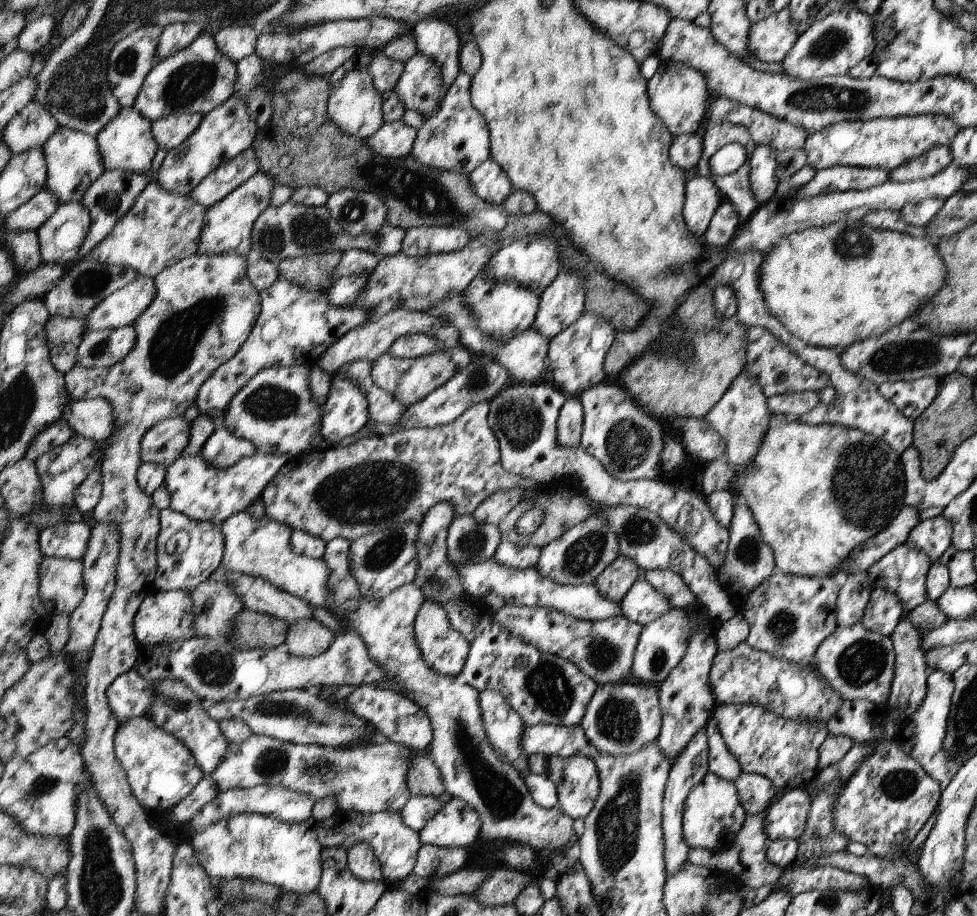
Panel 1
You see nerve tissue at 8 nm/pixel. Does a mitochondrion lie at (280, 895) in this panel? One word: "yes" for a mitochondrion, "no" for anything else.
no

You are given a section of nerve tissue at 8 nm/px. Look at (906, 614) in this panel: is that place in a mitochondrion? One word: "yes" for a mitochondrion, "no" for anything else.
no

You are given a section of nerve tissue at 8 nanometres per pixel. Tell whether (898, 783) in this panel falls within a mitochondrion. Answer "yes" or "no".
yes

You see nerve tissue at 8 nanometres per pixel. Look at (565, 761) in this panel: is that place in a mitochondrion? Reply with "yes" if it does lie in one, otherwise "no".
no

